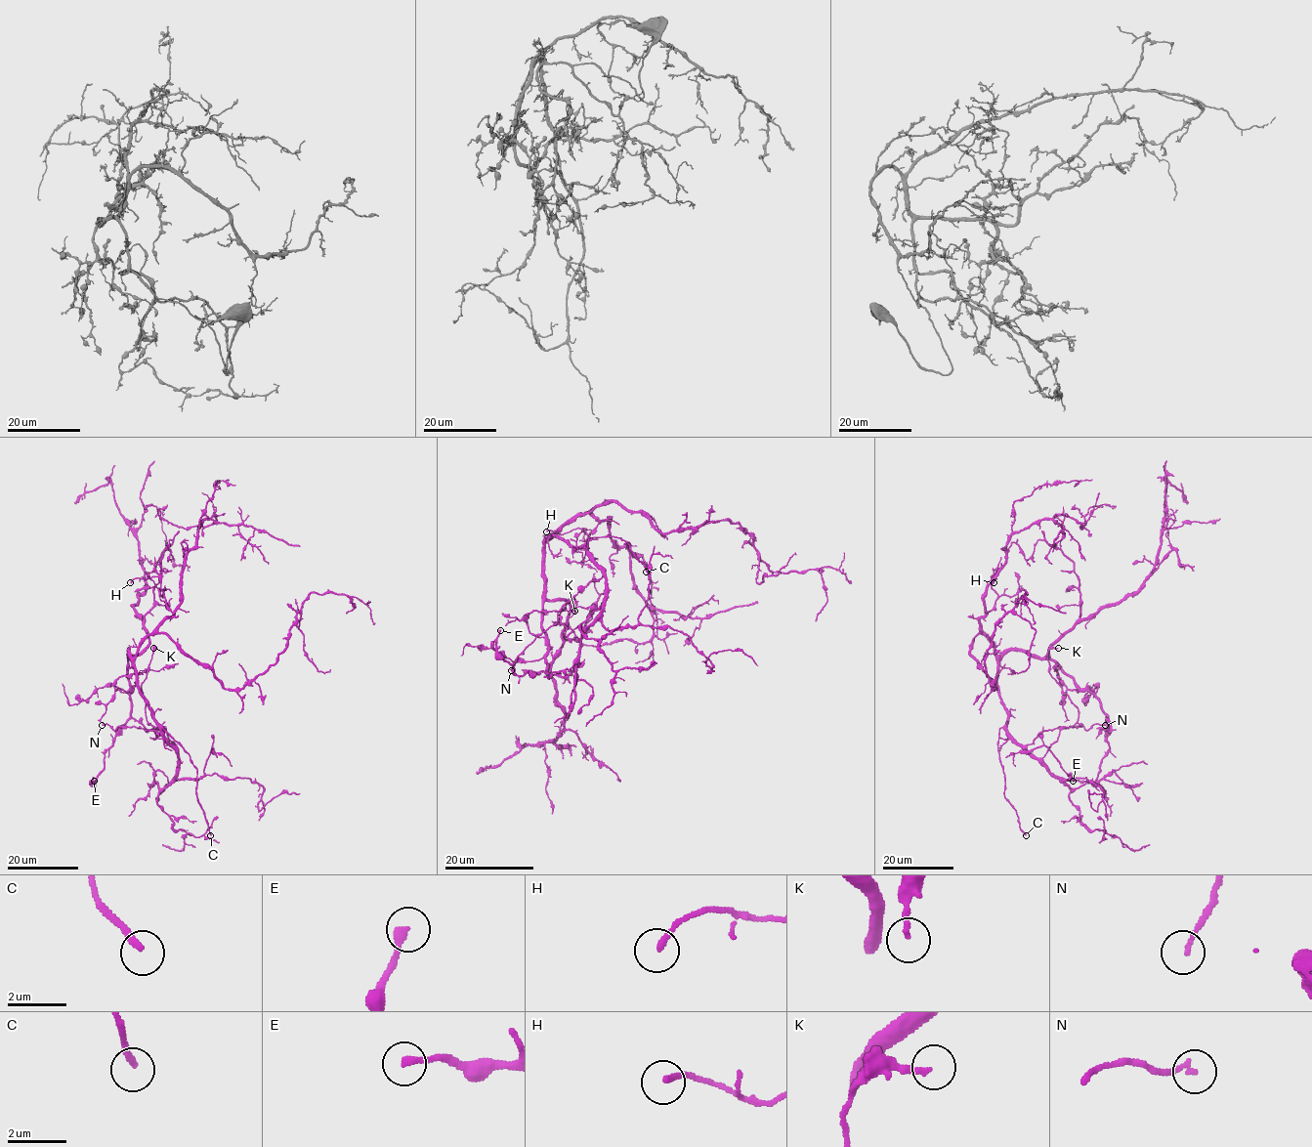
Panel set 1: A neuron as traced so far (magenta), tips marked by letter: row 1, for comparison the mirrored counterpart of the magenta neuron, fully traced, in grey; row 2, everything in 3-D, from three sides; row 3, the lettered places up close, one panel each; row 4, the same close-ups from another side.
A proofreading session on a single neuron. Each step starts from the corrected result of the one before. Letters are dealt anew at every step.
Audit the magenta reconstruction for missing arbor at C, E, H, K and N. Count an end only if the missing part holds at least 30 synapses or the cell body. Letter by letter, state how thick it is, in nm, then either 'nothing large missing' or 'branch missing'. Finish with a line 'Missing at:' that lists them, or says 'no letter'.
C: 220 nm | branch missing
E: 240 nm | nothing large missing
H: 200 nm | nothing large missing
K: 200 nm | nothing large missing
N: 150 nm | nothing large missing
Missing at: C

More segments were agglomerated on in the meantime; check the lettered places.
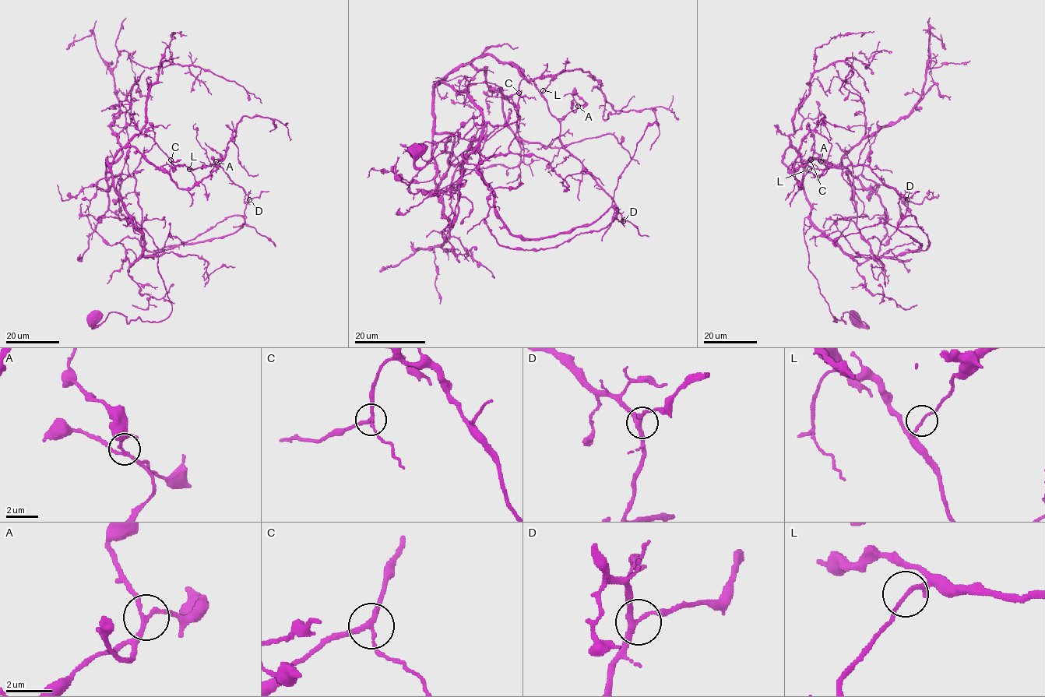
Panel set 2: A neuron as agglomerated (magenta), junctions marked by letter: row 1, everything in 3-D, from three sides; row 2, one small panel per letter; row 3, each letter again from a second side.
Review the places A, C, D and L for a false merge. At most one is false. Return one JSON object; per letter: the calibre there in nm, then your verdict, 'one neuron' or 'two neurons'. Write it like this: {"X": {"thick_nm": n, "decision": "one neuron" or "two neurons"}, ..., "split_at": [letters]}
{"A": {"thick_nm": 170, "decision": "one neuron"}, "C": {"thick_nm": 200, "decision": "one neuron"}, "D": {"thick_nm": 260, "decision": "one neuron"}, "L": {"thick_nm": 120, "decision": "two neurons"}, "split_at": ["L"]}

